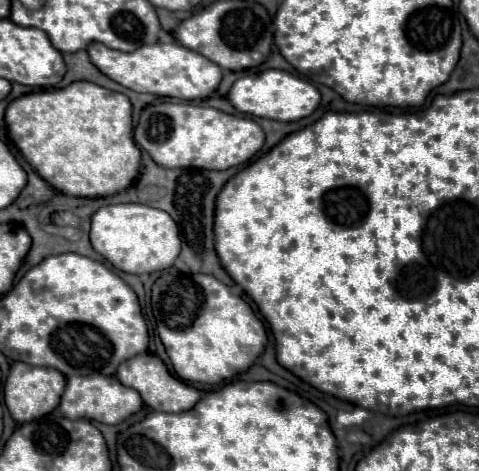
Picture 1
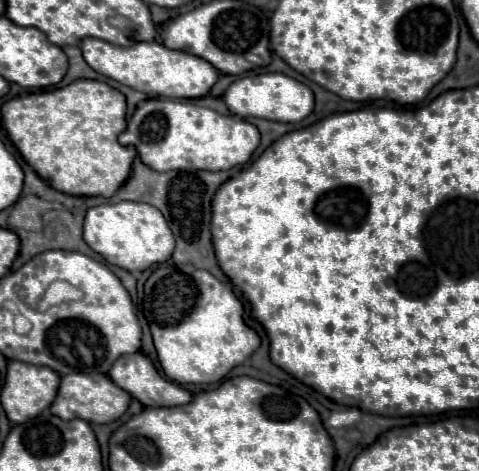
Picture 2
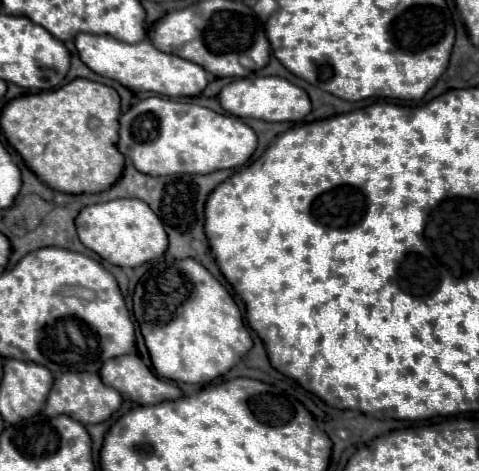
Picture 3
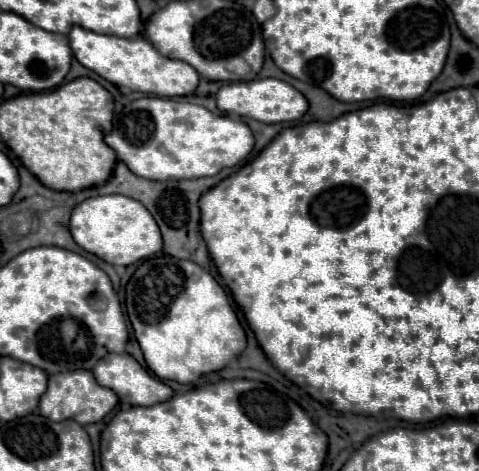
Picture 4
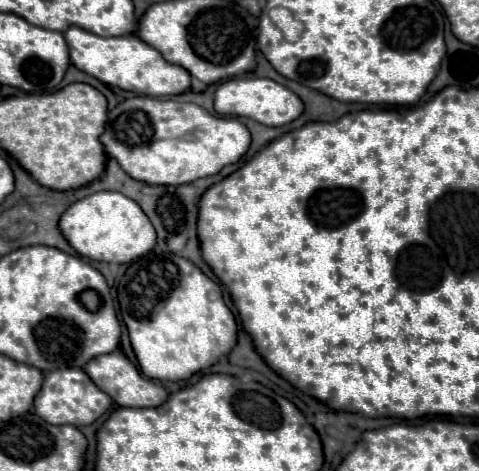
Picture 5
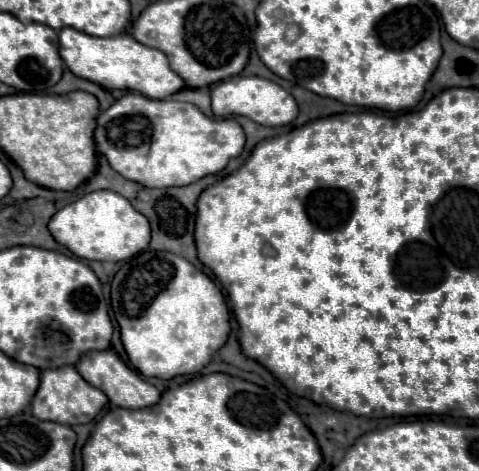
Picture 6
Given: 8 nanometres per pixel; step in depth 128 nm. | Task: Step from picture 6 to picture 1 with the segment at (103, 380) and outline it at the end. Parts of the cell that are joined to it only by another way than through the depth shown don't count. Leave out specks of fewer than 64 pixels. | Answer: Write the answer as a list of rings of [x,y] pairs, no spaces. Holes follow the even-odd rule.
[[[138,354],[134,358],[130,358],[128,362],[120,364],[118,372],[116,372],[116,378],[128,386],[128,388],[134,388],[140,392],[142,400],[146,406],[150,406],[152,410],[160,410],[160,412],[184,412],[184,410],[190,410],[198,400],[200,400],[200,392],[178,380],[176,376],[172,376],[168,372],[168,368],[162,364],[162,360],[154,354]]]

